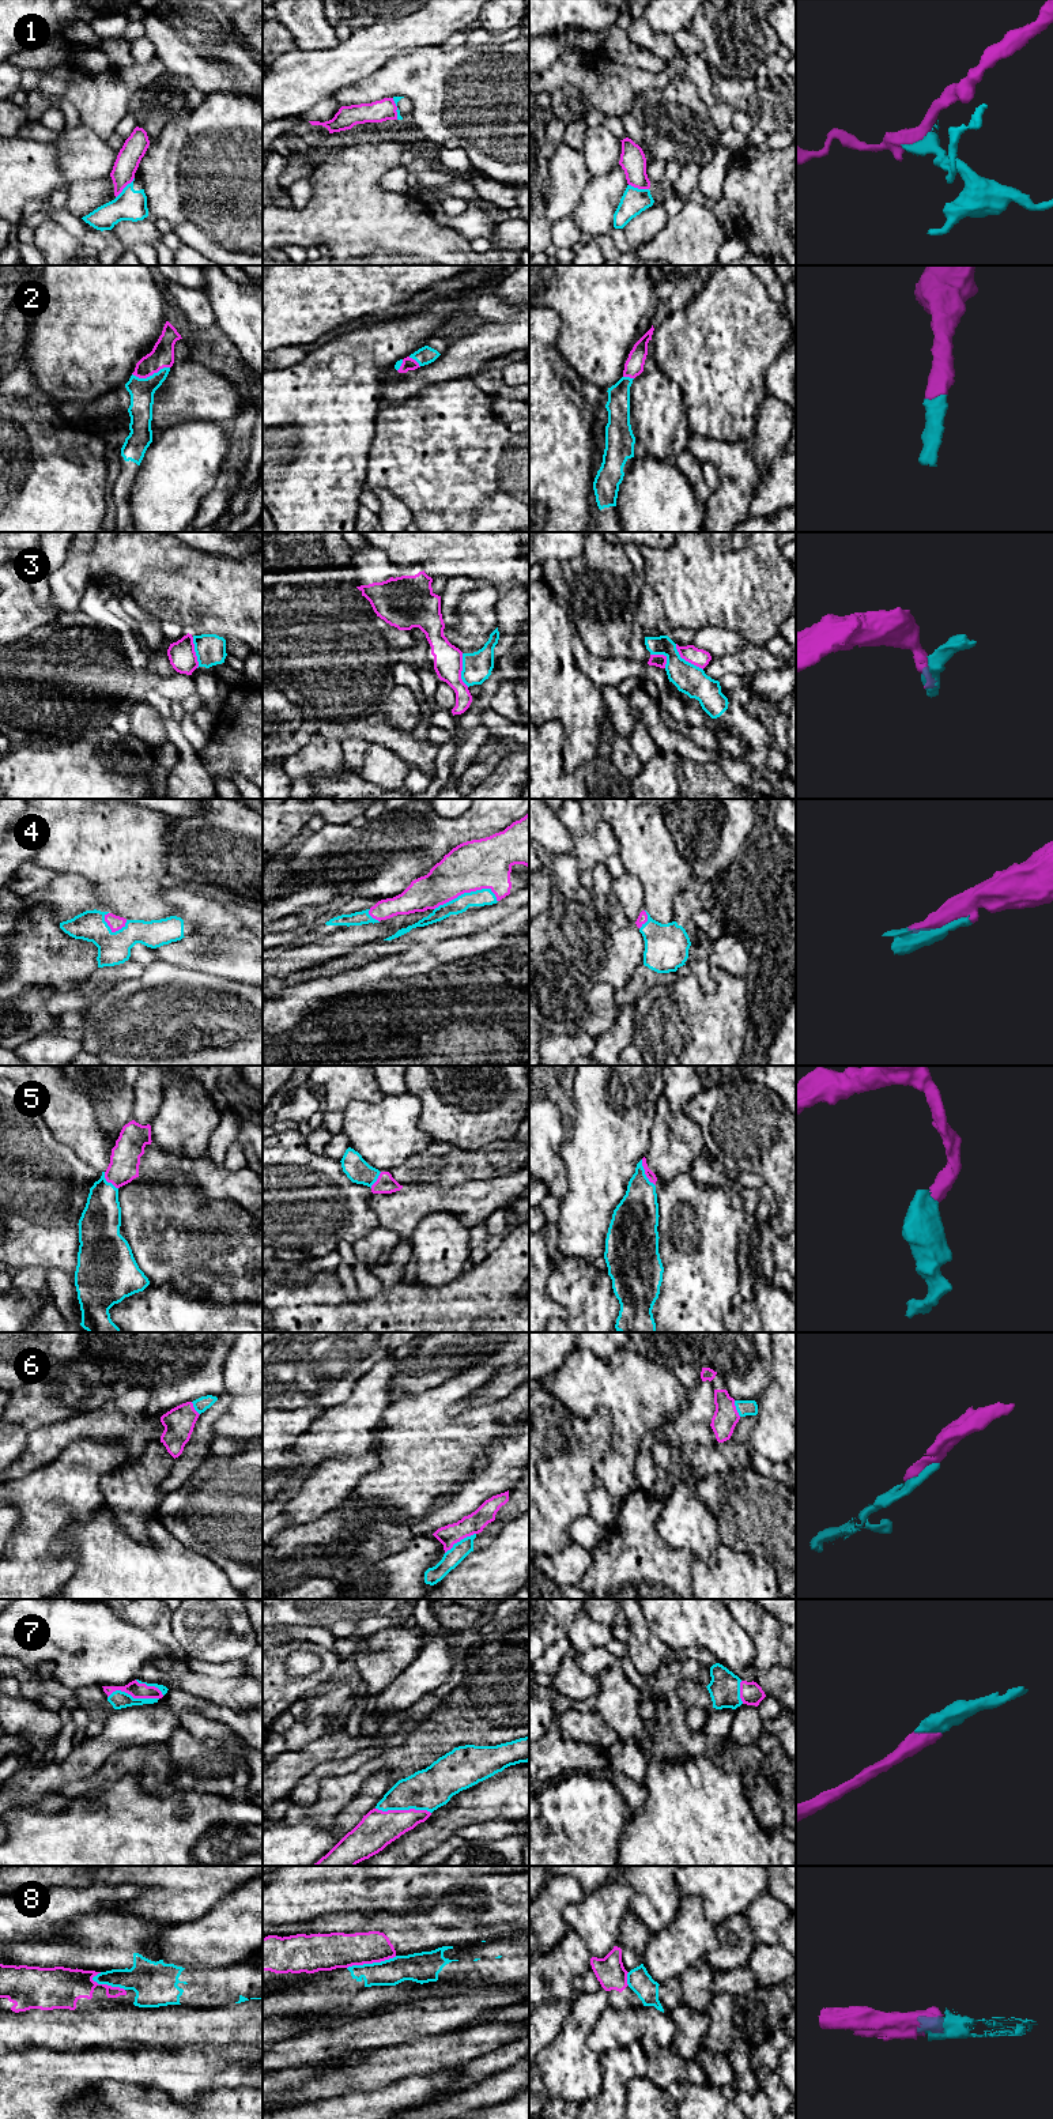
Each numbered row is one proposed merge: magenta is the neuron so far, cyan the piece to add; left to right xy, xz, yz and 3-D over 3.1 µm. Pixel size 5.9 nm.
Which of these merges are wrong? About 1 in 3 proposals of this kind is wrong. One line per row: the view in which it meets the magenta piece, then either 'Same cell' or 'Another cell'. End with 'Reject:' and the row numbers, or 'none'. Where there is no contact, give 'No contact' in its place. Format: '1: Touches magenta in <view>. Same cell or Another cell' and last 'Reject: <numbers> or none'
1: Touches magenta in xy. Another cell
2: Touches magenta in xy. Same cell
3: Touches magenta in yz. Another cell
4: Touches magenta in xz. Same cell
5: Touches magenta in yz. Same cell
6: Touches magenta in xz. Same cell
7: Touches magenta in xz. Same cell
8: Touches magenta in xz. Another cell
Reject: 1, 3, 8

